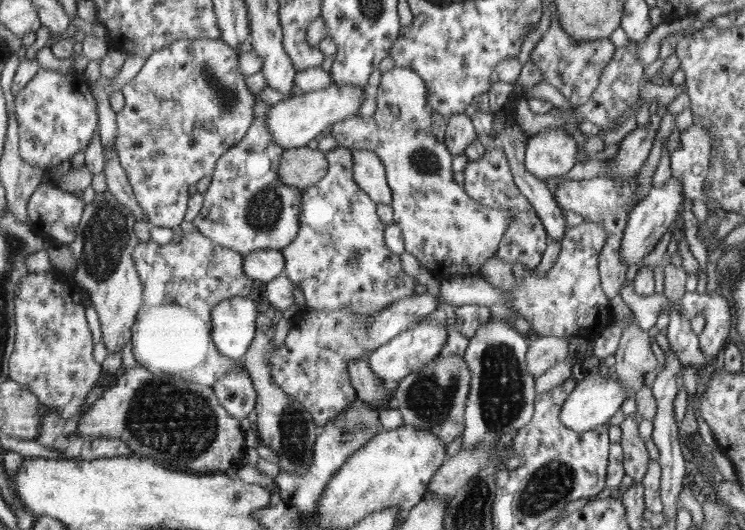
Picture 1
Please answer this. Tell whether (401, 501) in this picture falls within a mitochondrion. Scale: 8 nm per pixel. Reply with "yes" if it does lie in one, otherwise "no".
no

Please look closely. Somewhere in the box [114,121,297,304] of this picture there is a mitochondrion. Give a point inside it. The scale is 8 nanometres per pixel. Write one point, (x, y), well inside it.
(263, 212)

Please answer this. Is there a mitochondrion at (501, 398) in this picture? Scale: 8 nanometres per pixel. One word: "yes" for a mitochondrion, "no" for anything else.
yes

